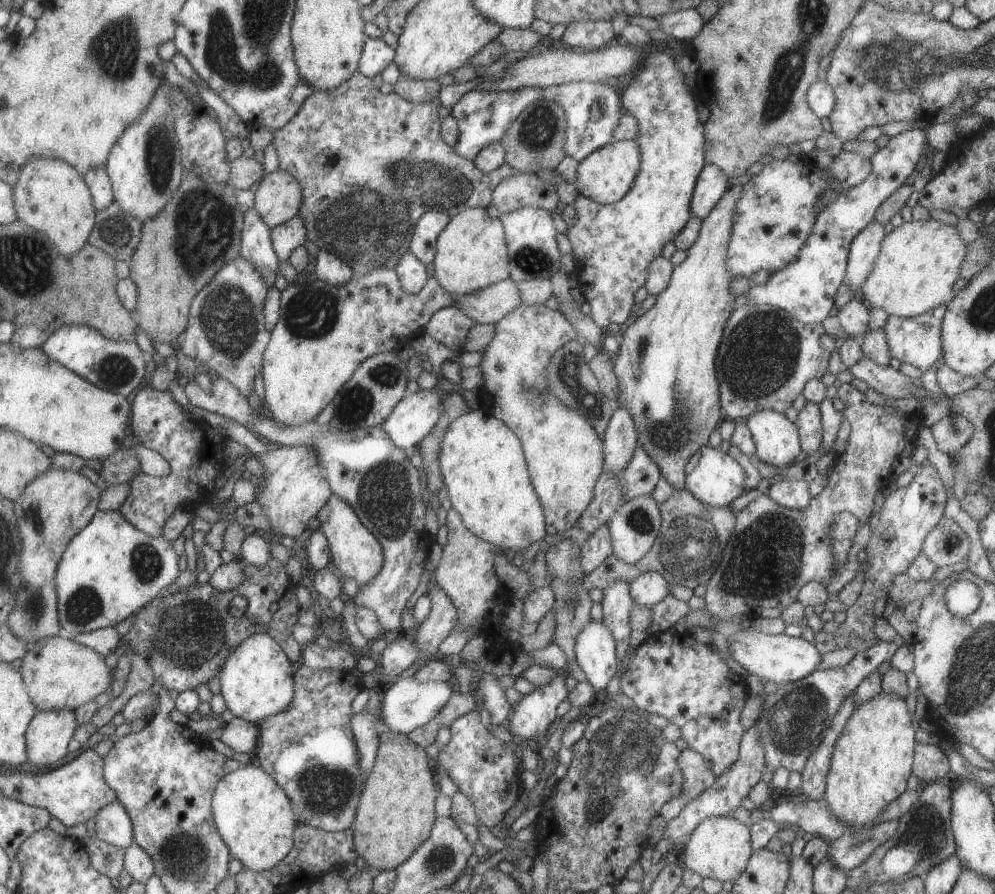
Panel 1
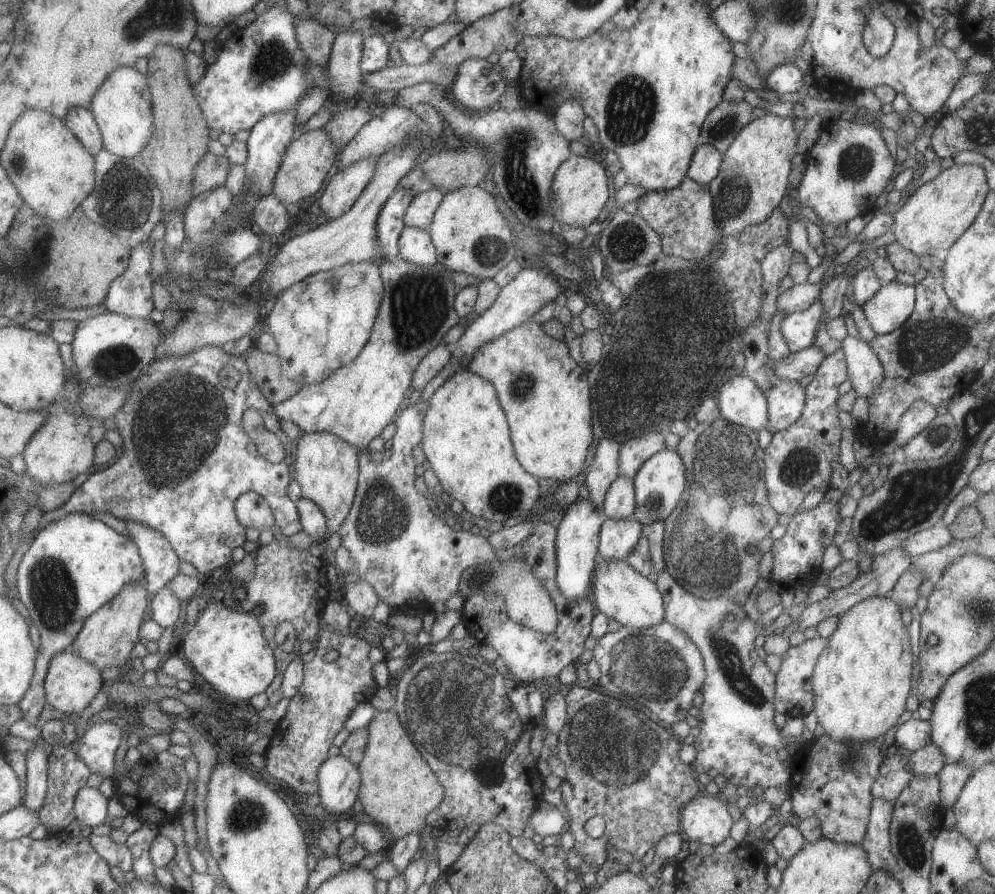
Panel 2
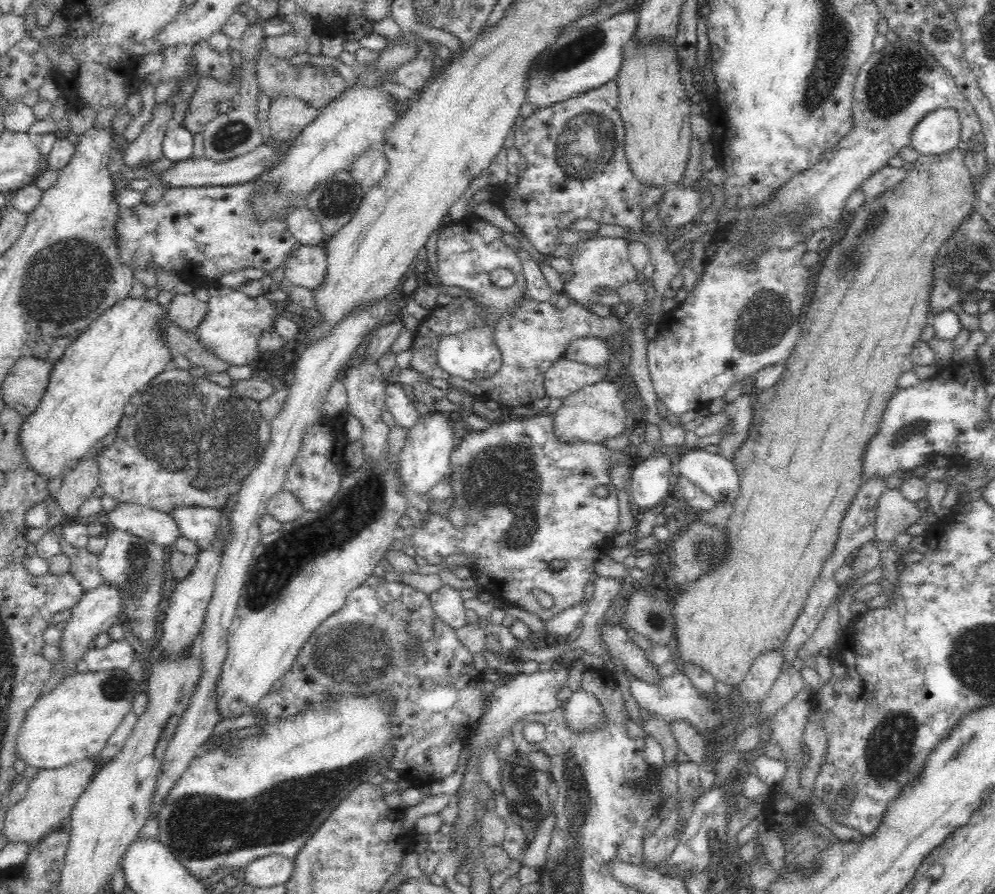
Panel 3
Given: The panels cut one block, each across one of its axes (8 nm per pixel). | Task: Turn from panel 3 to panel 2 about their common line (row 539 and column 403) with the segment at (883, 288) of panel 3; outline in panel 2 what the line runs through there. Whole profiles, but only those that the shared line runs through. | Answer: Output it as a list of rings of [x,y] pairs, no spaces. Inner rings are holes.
[[[394,709],[378,711],[367,728],[367,742],[357,765],[359,790],[357,800],[363,807],[362,817],[381,827],[392,841],[423,830],[425,816],[444,797],[444,790],[429,765],[401,727]]]

